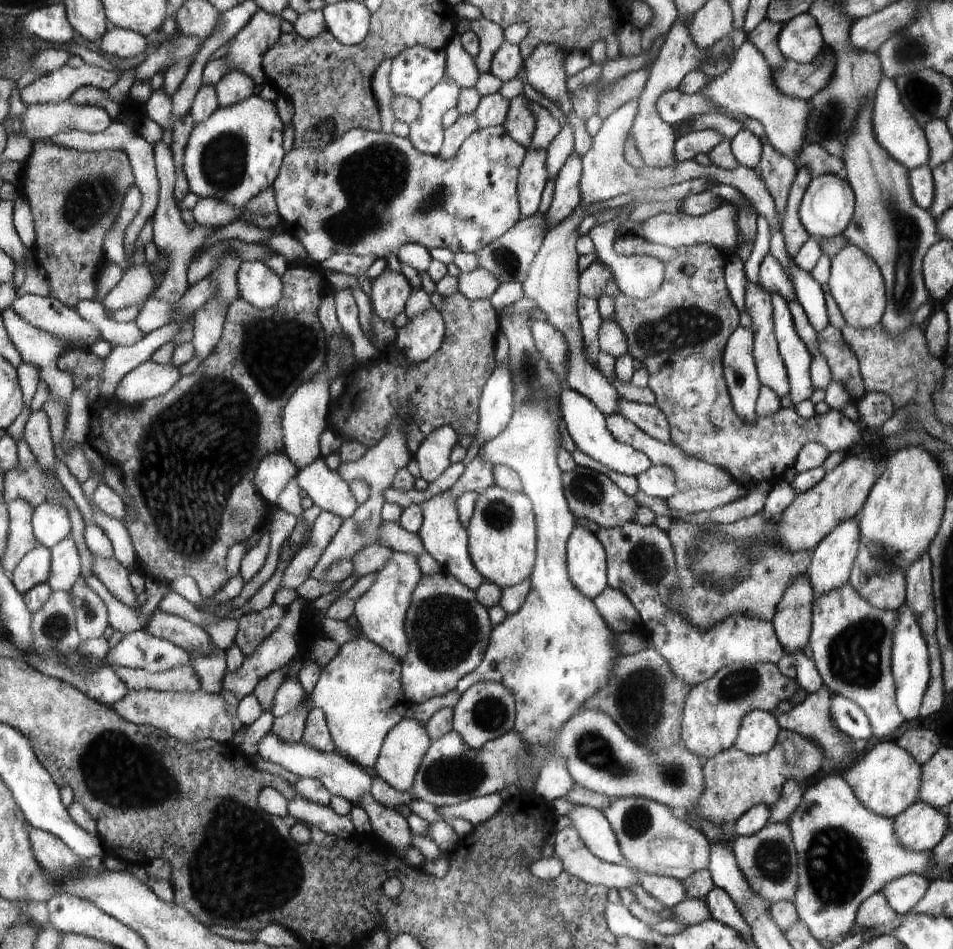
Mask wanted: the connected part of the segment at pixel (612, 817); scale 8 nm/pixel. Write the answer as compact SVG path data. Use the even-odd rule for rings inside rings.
M618 797L610 799L609 805L602 809L606 820L613 826L623 855L639 869L650 874L664 875L684 881L694 873L709 868L711 844L707 836L687 820L676 818L672 808L665 804L642 797Z

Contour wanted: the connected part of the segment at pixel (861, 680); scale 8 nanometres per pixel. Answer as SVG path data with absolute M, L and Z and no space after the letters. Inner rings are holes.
M850 584L816 596L813 605L811 658L833 694L849 698L864 710L873 735L880 740L888 738L905 721L897 706L896 680L892 671L893 634L899 618L898 611L878 609L867 603Z

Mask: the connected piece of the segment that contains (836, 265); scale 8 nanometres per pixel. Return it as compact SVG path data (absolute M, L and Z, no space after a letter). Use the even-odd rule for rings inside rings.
M846 243L831 258L831 275L827 282L845 323L852 328L869 329L880 324L885 314L885 279L877 262L860 247Z

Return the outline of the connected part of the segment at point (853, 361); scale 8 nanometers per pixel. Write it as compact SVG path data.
M828 325L817 333L817 339L818 350L827 358L832 380L844 383L853 399L861 398L866 390L860 362L841 330Z

